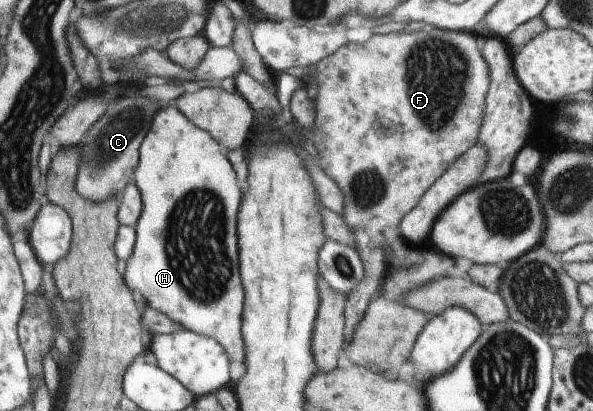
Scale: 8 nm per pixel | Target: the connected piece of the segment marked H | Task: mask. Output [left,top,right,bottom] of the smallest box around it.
[124,103,245,363]

